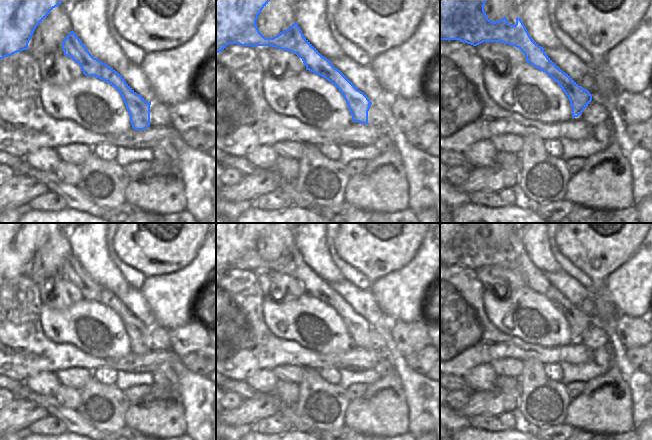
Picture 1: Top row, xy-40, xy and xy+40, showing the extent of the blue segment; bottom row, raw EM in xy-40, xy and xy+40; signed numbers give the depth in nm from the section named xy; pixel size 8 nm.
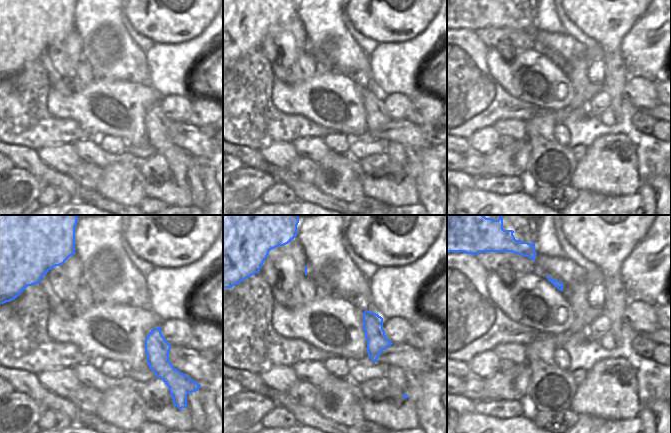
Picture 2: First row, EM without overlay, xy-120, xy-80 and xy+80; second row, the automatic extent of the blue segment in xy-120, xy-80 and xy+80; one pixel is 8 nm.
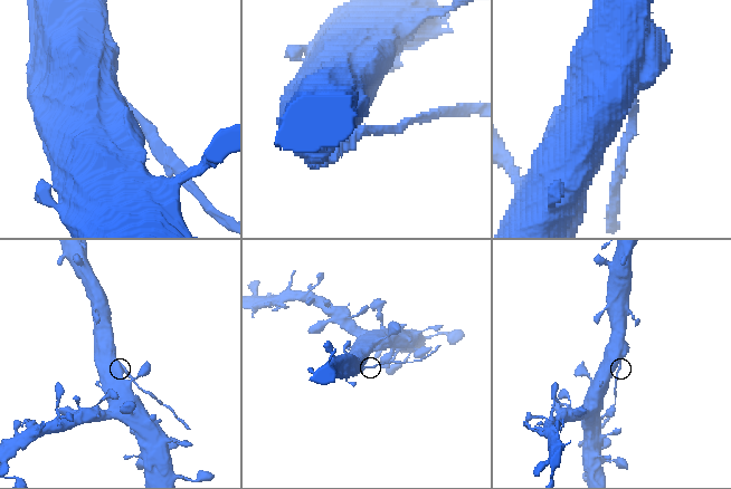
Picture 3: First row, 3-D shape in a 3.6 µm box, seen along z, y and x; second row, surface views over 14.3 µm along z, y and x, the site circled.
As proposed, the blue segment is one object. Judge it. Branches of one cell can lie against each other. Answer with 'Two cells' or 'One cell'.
Two cells

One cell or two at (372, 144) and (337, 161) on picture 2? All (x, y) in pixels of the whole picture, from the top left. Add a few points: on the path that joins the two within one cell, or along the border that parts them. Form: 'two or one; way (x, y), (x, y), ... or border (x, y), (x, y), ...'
two; border (353, 157), (358, 160)

